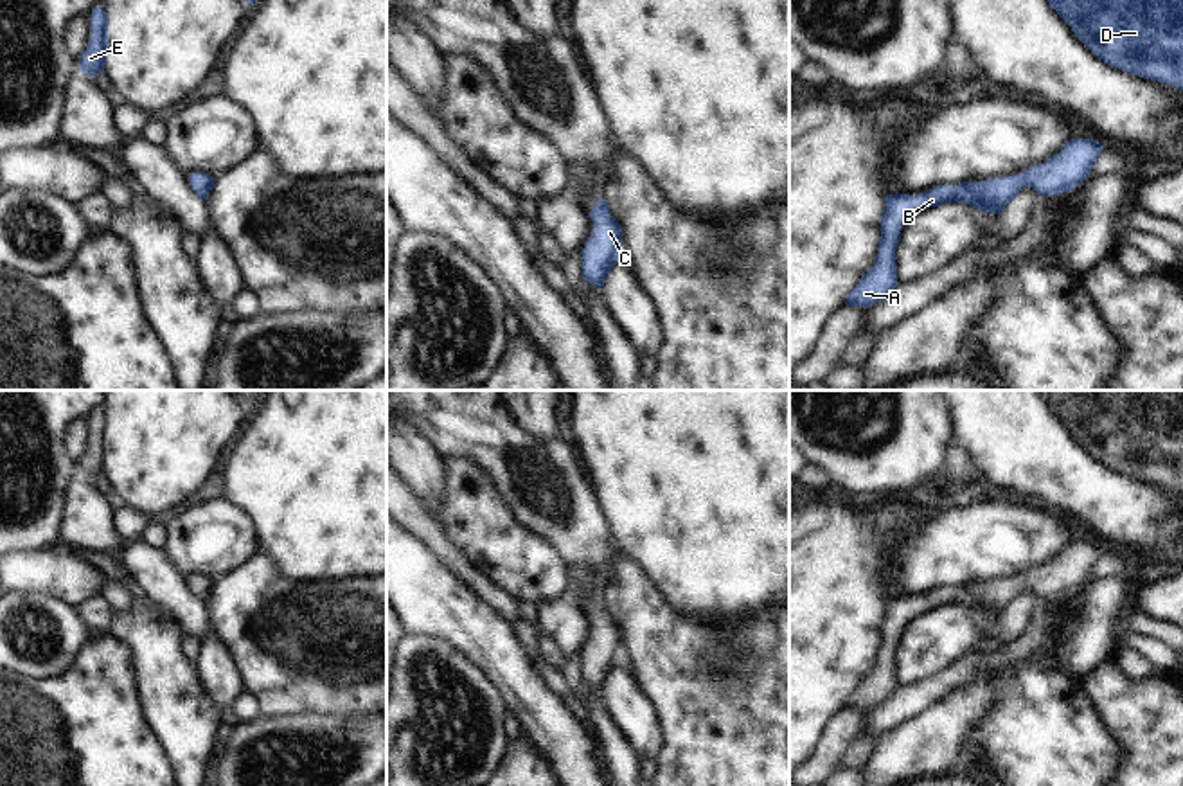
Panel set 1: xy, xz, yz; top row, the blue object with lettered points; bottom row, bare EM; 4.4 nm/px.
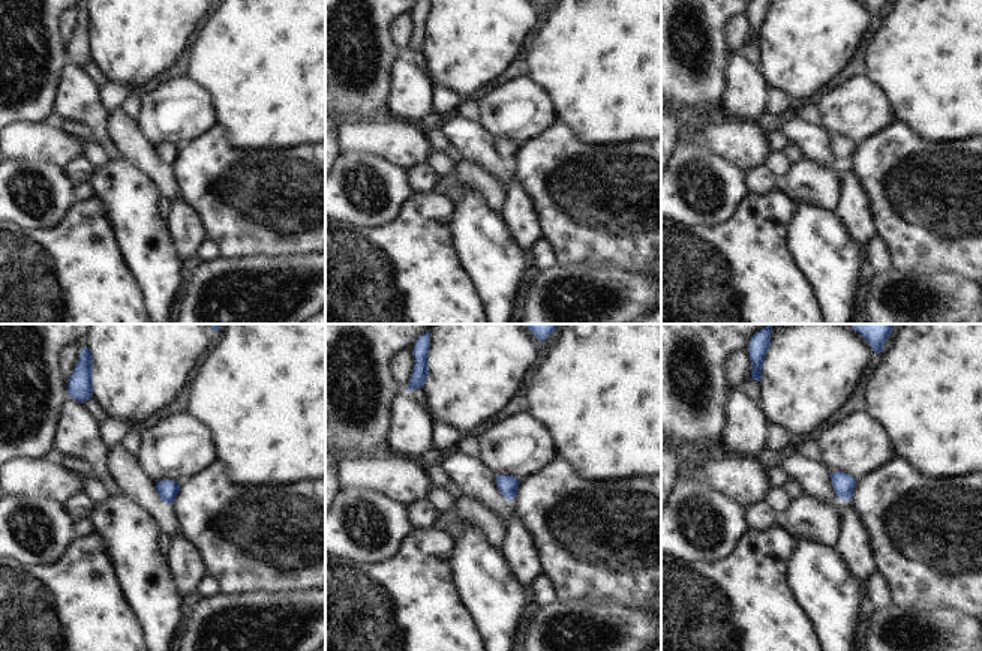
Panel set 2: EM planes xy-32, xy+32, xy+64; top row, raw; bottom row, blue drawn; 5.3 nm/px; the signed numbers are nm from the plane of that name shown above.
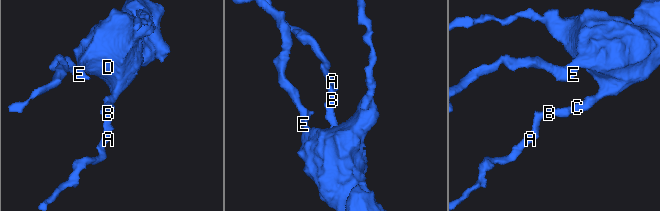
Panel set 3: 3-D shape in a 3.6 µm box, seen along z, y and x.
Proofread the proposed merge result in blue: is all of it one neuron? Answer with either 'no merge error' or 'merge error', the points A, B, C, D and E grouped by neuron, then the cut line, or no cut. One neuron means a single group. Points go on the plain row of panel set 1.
no merge error; groups A B C D E; cut none

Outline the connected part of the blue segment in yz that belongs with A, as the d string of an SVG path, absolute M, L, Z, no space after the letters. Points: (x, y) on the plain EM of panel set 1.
M1072 541L1057 558L1043 567L1028 570L1021 577L987 581L983 585L964 585L956 588L937 588L921 597L886 597L876 665L849 696L845 707L868 710L885 703L899 687L895 649L901 644L903 628L917 613L956 604L967 606L982 615L1000 617L1007 606L1016 603L1023 590L1034 590L1037 599L1072 595L1090 579L1102 552L1104 549L1098 543Z

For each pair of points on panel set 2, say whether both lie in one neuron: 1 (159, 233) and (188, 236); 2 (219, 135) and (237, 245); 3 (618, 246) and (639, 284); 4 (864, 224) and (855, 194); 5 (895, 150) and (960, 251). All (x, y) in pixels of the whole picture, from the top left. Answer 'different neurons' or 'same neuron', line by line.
1: different neurons
2: same neuron
3: different neurons
4: same neuron
5: same neuron

